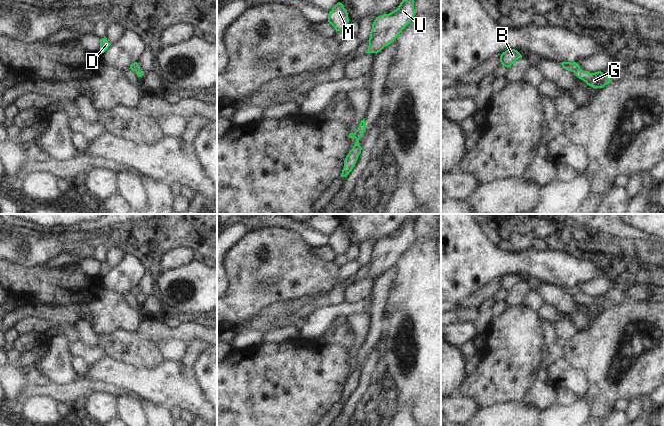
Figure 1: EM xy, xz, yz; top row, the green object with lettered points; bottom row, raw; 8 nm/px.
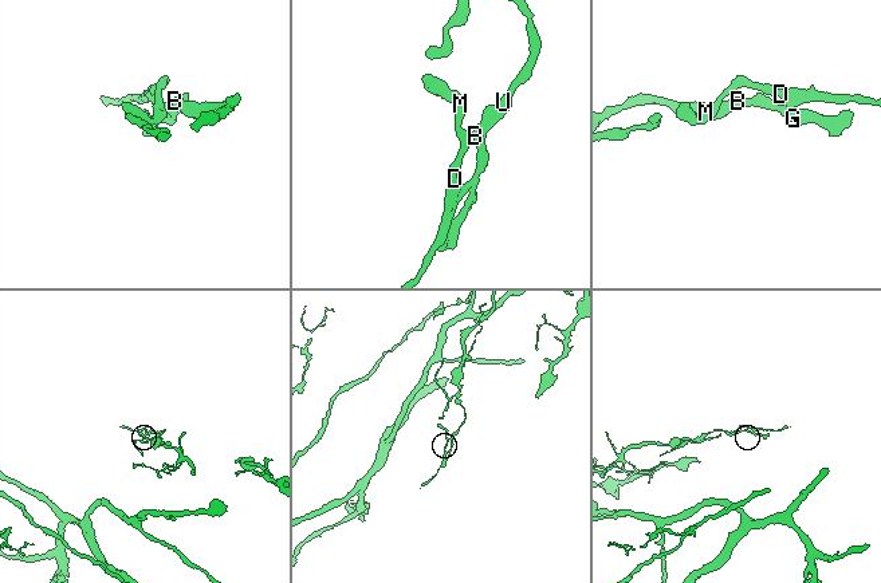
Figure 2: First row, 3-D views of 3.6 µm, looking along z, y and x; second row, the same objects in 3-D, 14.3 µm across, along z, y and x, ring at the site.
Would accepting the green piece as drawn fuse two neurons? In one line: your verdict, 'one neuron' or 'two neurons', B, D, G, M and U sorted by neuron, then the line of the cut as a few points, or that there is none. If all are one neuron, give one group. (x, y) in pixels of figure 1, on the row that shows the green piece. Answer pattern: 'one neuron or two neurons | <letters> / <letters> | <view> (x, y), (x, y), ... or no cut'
two neurons | B D M U / G | yz (579, 68), (574, 72)

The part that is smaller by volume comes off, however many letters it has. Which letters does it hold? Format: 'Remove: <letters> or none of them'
Remove: G

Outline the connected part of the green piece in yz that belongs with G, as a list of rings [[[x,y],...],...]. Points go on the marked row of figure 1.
[[[578,69],[575,74],[579,79],[583,80],[587,85],[593,88],[603,88],[605,85],[612,82],[610,78],[604,75],[601,71],[590,73]]]

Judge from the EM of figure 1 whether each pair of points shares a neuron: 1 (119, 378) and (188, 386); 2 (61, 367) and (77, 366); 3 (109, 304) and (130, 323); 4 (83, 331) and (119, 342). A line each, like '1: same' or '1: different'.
1: same
2: different
3: same
4: different

